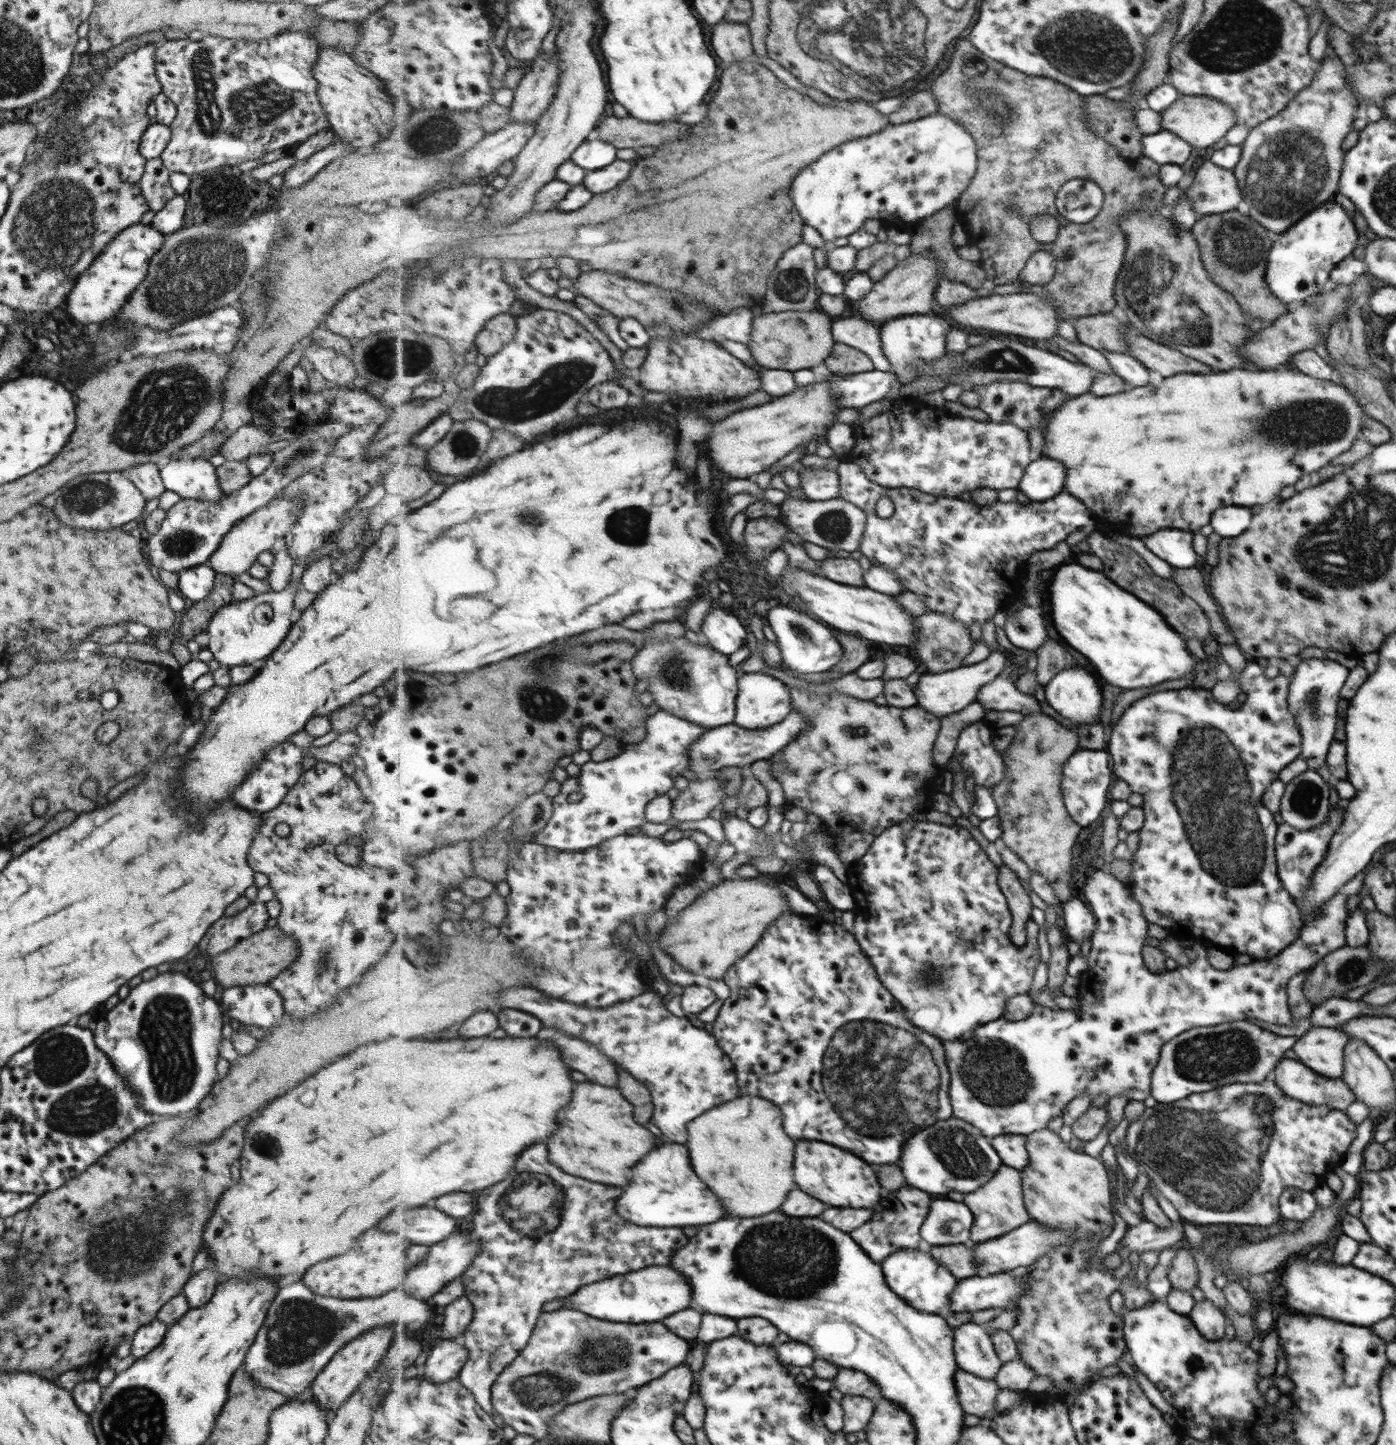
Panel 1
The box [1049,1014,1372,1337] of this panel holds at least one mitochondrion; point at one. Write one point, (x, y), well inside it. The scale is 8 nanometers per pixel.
(1218, 1174)

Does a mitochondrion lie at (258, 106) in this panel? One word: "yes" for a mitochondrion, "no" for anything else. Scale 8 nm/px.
yes

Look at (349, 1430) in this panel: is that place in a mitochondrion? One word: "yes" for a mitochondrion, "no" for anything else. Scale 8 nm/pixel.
no

